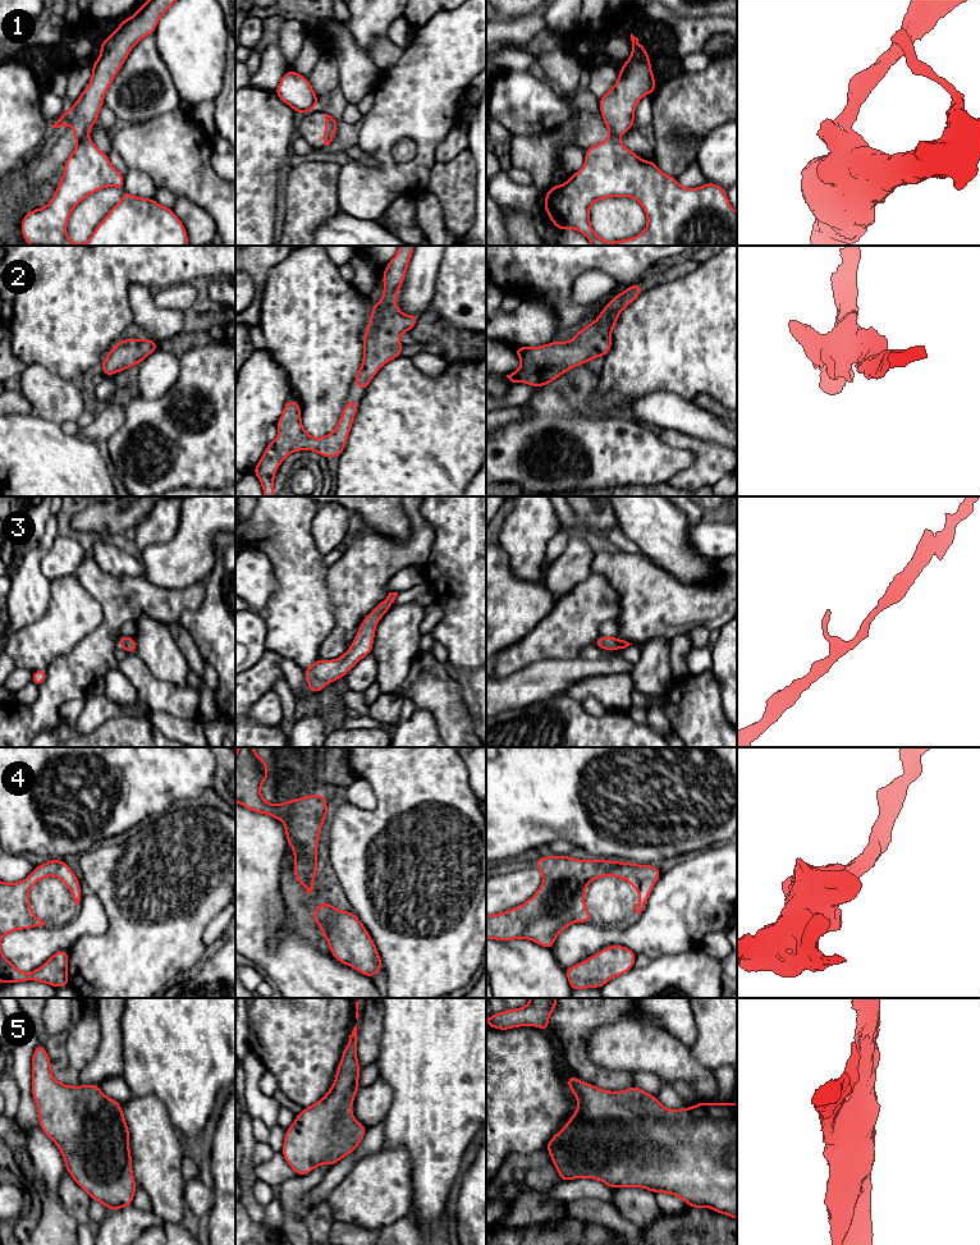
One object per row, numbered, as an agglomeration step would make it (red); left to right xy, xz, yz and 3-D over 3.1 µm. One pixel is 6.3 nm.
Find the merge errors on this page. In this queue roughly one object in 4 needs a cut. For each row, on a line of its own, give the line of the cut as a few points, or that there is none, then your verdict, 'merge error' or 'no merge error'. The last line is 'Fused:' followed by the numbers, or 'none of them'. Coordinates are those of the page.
1: cut xy (86, 136), (77, 142); merge error
2: cut none; no merge error
3: cut none; no merge error
4: cut none; no merge error
5: cut none; no merge error
Fused: 1

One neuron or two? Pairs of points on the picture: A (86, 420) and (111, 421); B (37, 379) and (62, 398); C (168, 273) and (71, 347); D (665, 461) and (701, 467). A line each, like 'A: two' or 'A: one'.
A: two
B: one
C: one
D: two

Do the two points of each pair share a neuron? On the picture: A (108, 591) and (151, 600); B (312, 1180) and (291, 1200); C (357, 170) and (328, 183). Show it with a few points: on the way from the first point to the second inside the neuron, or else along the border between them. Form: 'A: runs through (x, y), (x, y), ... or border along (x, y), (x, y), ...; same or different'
A: runs through (118, 594), (141, 598); same
B: runs through (306, 1182), (294, 1194); same
C: border along (342, 166), (339, 173), (340, 209); different

